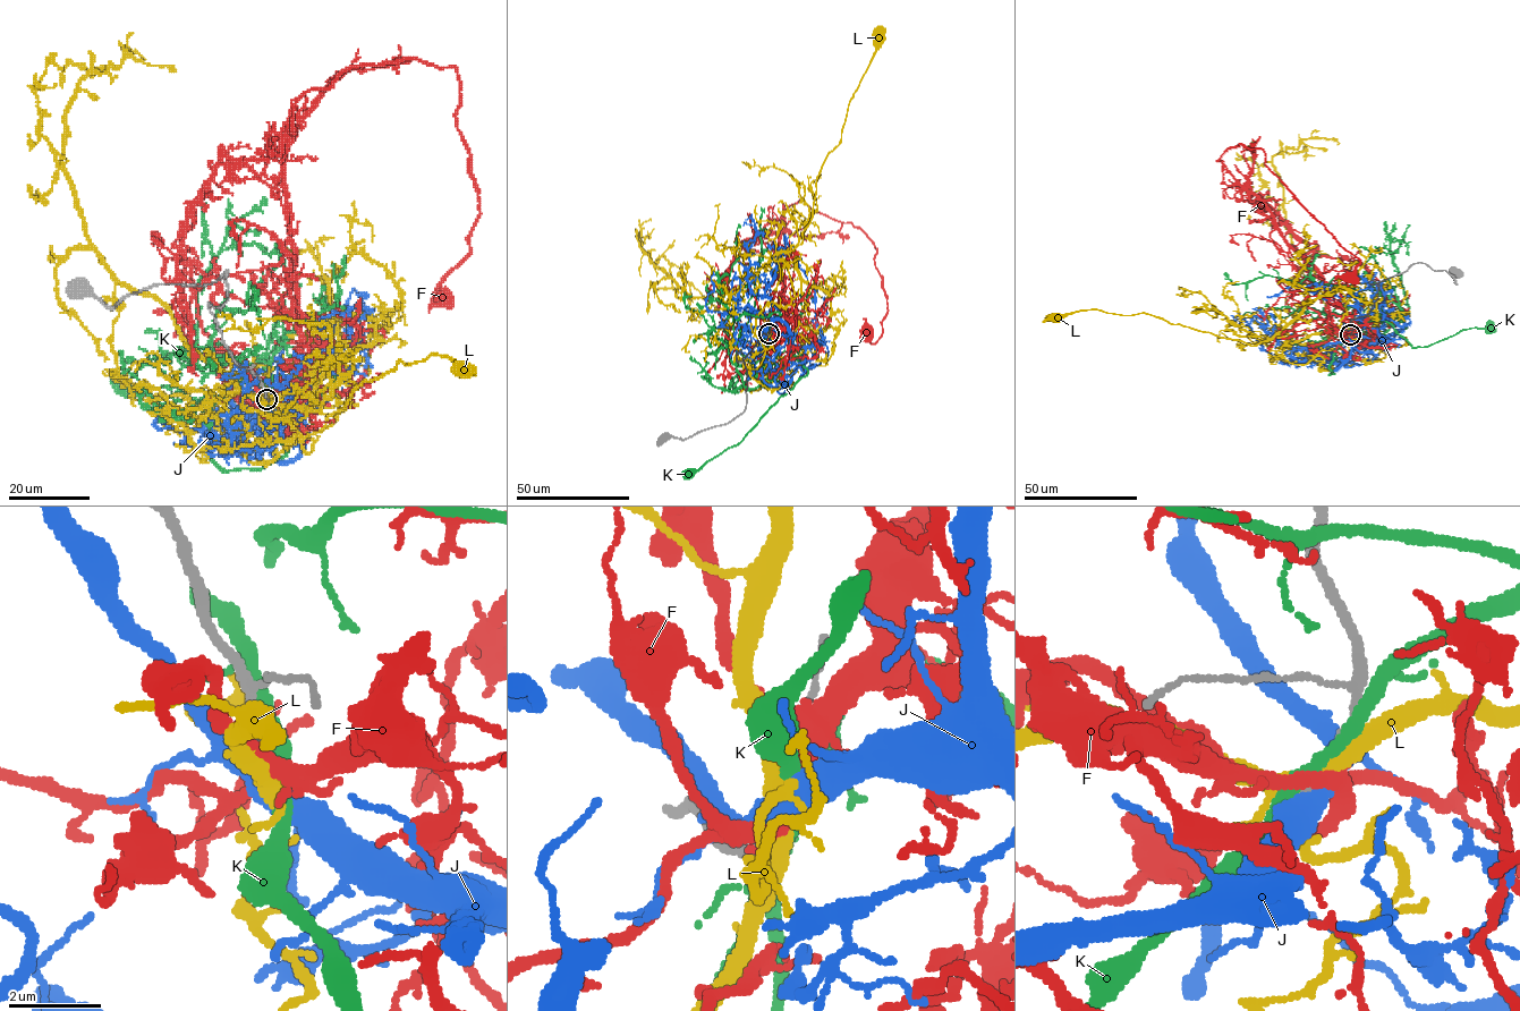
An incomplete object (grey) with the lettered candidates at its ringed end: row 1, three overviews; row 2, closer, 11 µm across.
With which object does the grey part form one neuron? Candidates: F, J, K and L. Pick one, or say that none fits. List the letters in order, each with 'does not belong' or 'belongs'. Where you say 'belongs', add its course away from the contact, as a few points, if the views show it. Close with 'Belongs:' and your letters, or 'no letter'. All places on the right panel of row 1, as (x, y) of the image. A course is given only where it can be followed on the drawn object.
F: does not belong
J: belongs; it runs (1351, 334), (1351, 342), (1363, 328), (1378, 329), (1385, 322), (1403, 325), (1384, 316), (1382, 282), (1370, 298)
K: does not belong
L: does not belong
Belongs: J

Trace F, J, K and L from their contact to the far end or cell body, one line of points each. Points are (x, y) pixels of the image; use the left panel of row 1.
F: (268, 398), (300, 348), (287, 117), (346, 68), (414, 58), (456, 68), (478, 218), (442, 299)
J: (268, 399), (311, 410), (307, 388), (278, 377), (279, 384), (304, 382), (345, 307), (361, 307), (373, 334)
K: (268, 397), (261, 383), (276, 375), (333, 374), (337, 379), (289, 422), (266, 422), (207, 391), (119, 389)
L: (268, 398), (282, 415), (266, 401), (327, 419), (363, 381), (400, 360), (439, 355), (466, 367)

